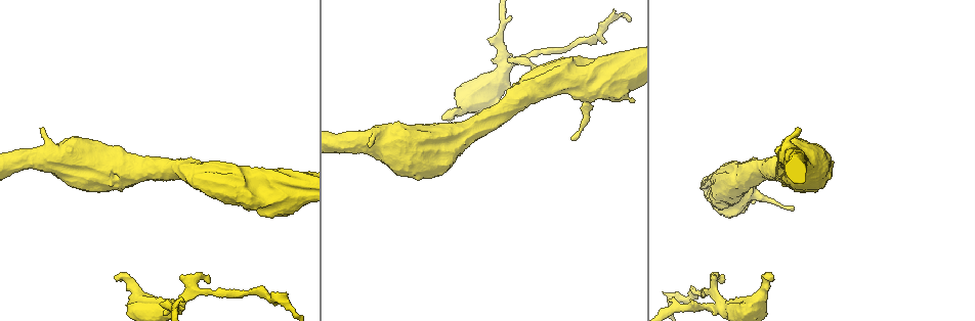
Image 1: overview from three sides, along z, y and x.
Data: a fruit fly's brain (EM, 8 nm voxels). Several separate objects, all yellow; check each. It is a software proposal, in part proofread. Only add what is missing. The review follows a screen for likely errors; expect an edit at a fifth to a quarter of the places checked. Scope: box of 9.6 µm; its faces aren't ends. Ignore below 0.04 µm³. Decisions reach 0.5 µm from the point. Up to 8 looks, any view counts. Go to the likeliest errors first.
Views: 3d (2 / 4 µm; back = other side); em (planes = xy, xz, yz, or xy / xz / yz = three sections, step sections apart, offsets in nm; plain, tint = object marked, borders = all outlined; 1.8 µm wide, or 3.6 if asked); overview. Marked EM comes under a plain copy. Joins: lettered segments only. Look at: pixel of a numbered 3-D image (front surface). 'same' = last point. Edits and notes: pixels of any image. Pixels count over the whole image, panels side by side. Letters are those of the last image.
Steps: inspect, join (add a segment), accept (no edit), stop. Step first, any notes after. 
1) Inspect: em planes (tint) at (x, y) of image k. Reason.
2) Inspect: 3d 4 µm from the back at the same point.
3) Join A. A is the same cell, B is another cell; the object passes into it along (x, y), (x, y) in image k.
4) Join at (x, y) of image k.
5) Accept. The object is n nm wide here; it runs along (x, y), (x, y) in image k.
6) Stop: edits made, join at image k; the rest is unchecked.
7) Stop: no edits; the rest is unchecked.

Inspect: em xy step 8 (borders) at (724, 282) of image 1. Branch stops here.

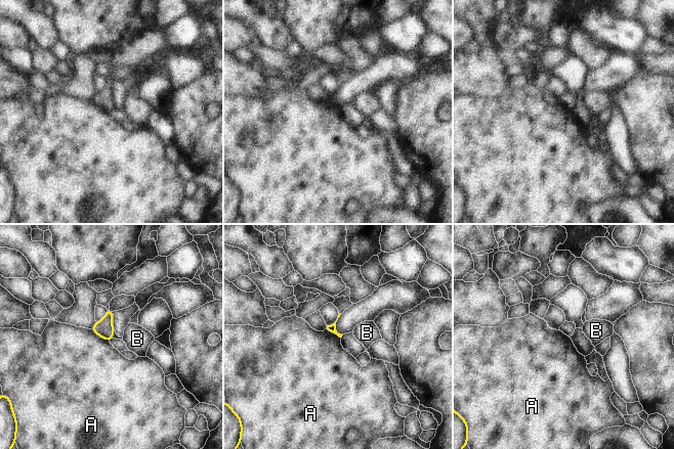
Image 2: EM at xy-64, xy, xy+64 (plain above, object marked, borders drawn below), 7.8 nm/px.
Inspect: em planes (borders) at the same point. Cut it another way.

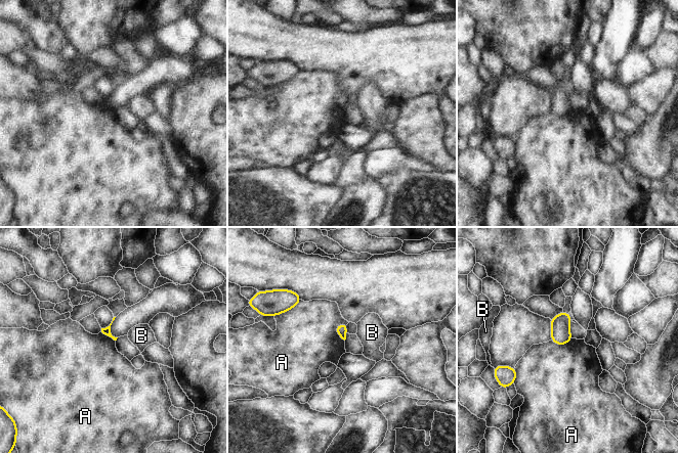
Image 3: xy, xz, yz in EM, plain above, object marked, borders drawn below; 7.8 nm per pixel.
Accept. The longest contact is with A, 160 nm; A and B are other cells; a border runs along (340, 322), (336, 332), (344, 341) in image 3; no lettered segment goes on from it.

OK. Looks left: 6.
Inspect: em 3.6 µm planes (borders) at (42, 129) of image 1. Stops while still wide.

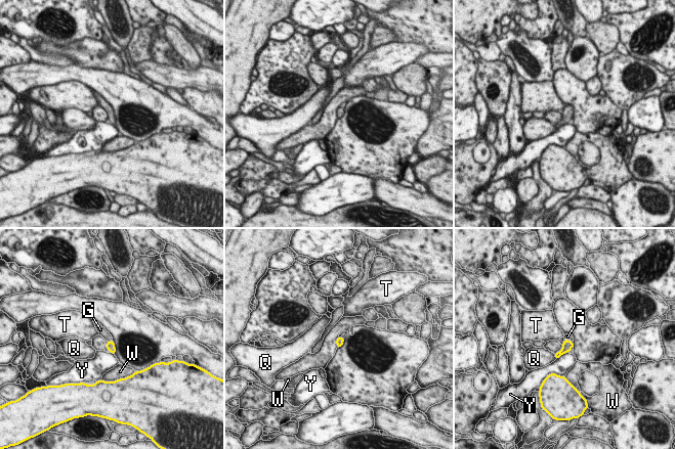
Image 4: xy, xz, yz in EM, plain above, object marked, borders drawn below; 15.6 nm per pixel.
Join G. G is the same cell, Q, T, W and Y are other cells; the object passes into it along (567, 345), (567, 340), (567, 337) in image 4; it goes on there.

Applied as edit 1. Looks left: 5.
Inspect: em yz step 16 (tint) at (791, 205) of image 1. Thin end.

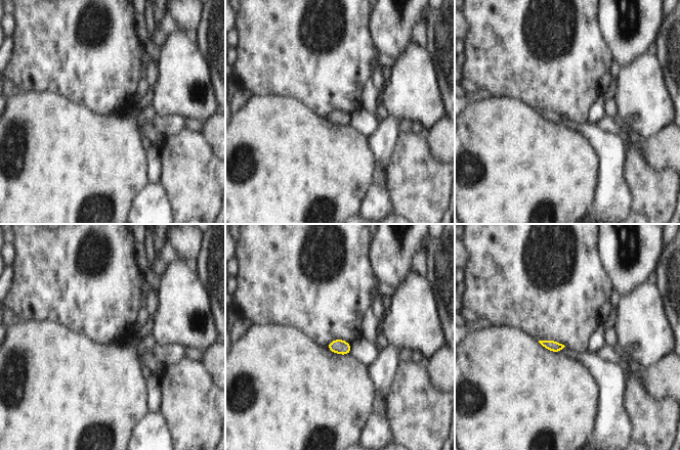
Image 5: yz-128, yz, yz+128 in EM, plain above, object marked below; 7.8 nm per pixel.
Inspect: em xy step 16 (tint) at the same point. Cut it another way.

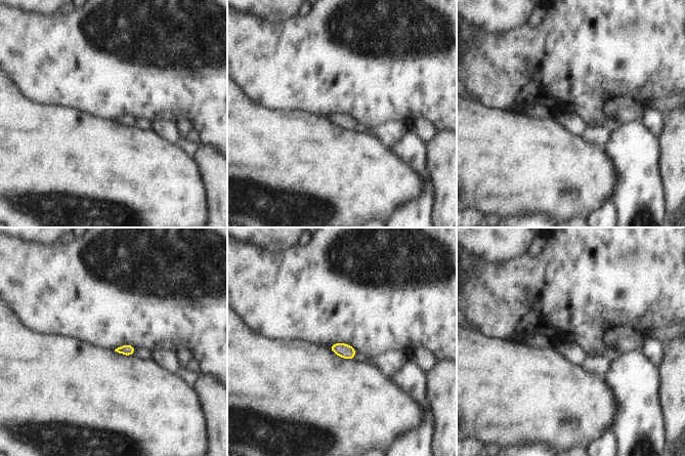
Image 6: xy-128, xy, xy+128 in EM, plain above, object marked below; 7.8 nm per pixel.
Inspect: em xy step 16 (borders) at the same point. See the neighbours.

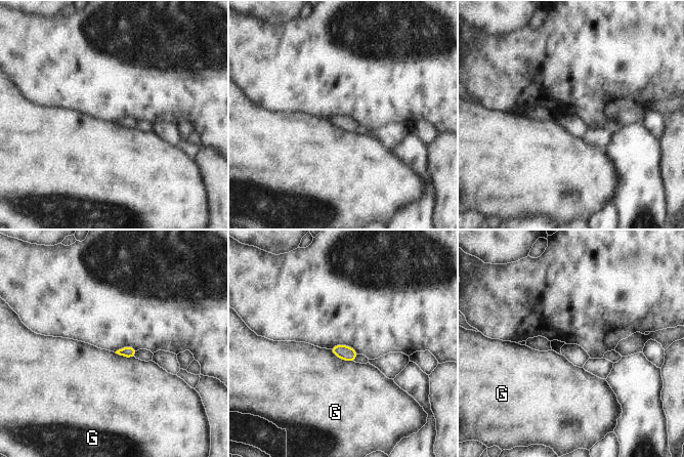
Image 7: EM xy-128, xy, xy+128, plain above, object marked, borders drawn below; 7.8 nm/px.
Accept. G is another cell; a border runs along (329, 349), (343, 360), (353, 362) in image 7; no lettered segment goes on from it.

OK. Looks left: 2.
Stop: edits made, join at image 4; the rest is unchecked.

